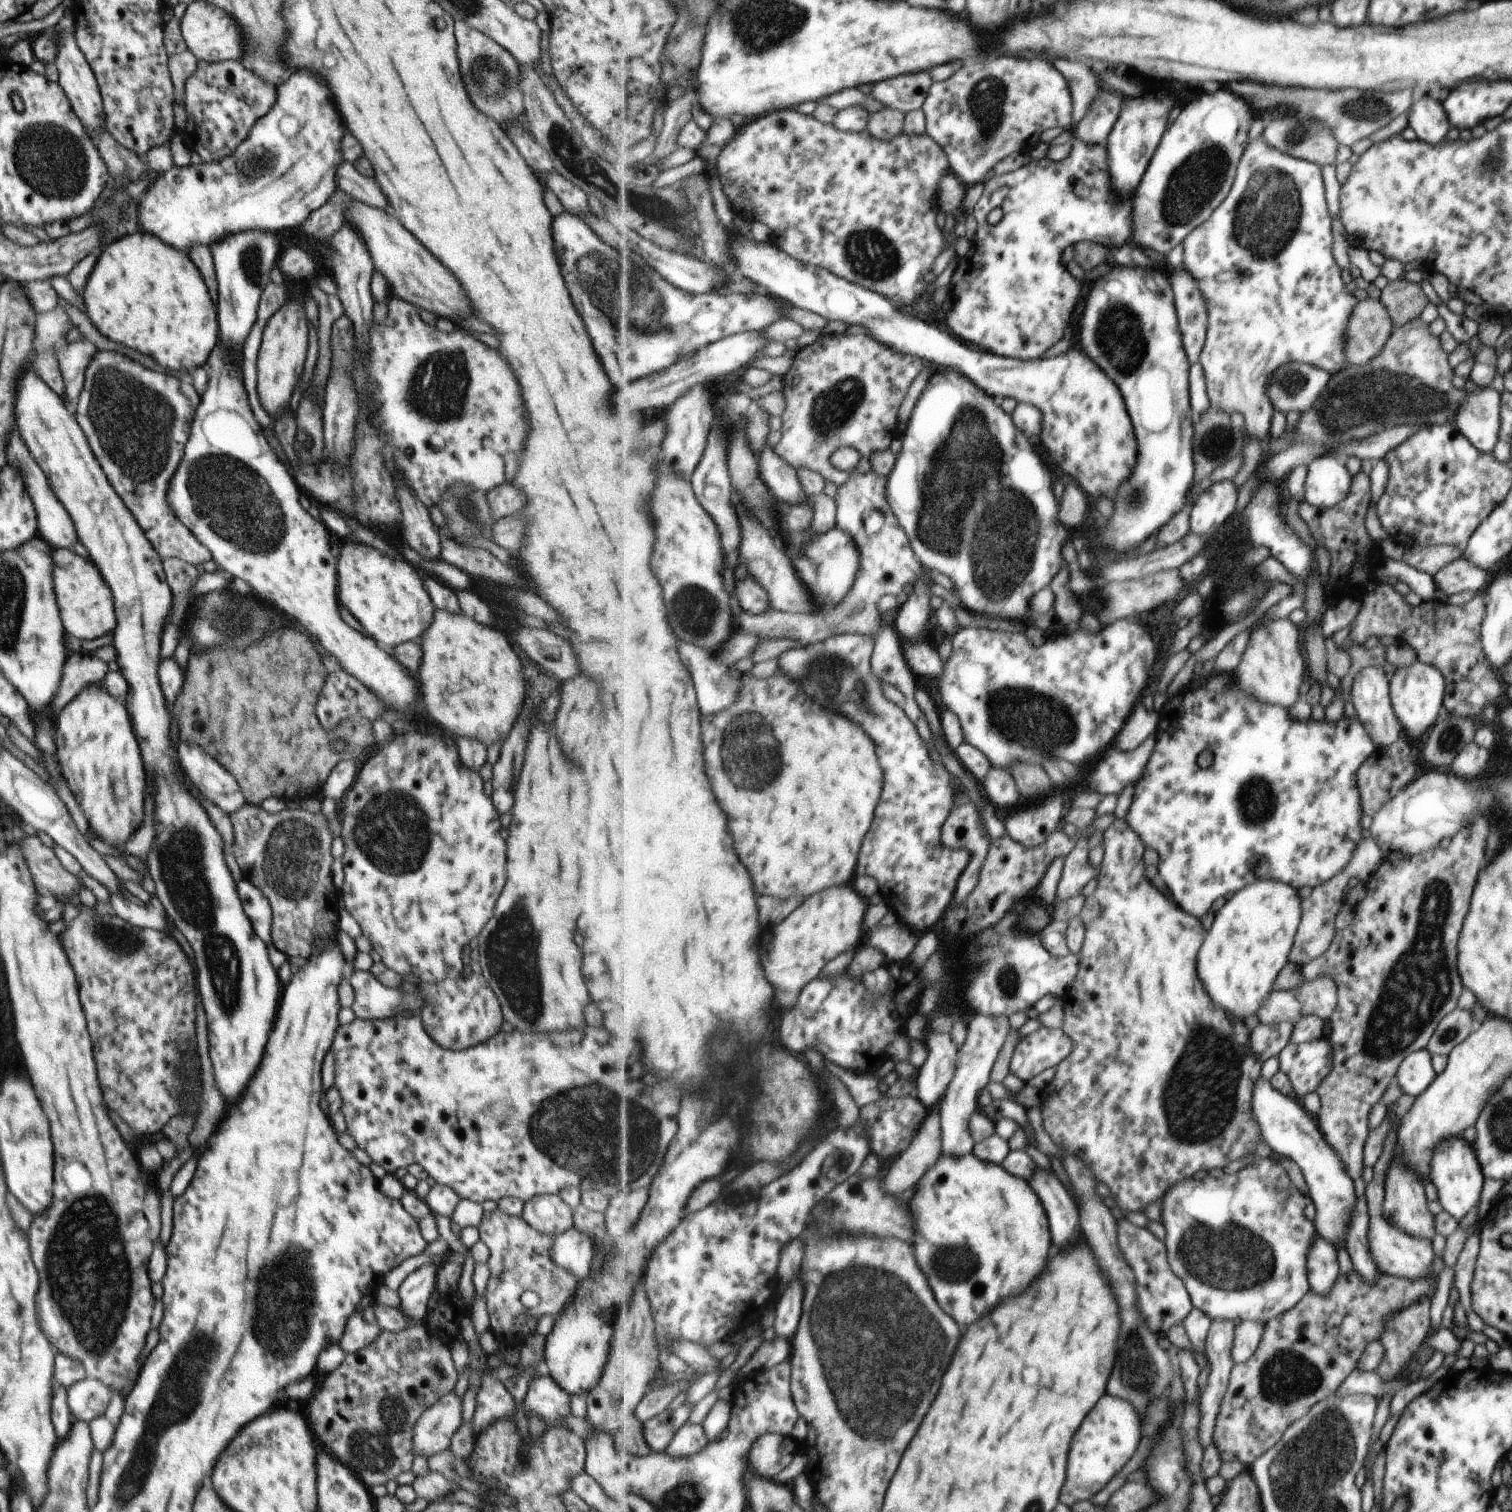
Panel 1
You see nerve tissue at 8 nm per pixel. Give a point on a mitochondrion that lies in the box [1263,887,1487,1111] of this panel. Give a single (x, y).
(1450, 1034)

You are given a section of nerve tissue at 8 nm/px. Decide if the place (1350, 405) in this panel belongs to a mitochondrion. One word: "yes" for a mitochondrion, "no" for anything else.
yes

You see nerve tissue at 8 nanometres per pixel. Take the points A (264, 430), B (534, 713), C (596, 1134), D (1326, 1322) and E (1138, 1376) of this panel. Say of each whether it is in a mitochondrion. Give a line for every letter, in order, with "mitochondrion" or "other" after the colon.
A: other
B: other
C: mitochondrion
D: other
E: mitochondrion

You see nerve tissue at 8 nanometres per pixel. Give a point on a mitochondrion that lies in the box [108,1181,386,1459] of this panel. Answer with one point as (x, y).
(281, 1320)

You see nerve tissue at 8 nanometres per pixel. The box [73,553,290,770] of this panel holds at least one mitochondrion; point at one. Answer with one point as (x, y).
(208, 703)

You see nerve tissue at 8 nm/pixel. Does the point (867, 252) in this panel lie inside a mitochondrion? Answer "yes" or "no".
yes

